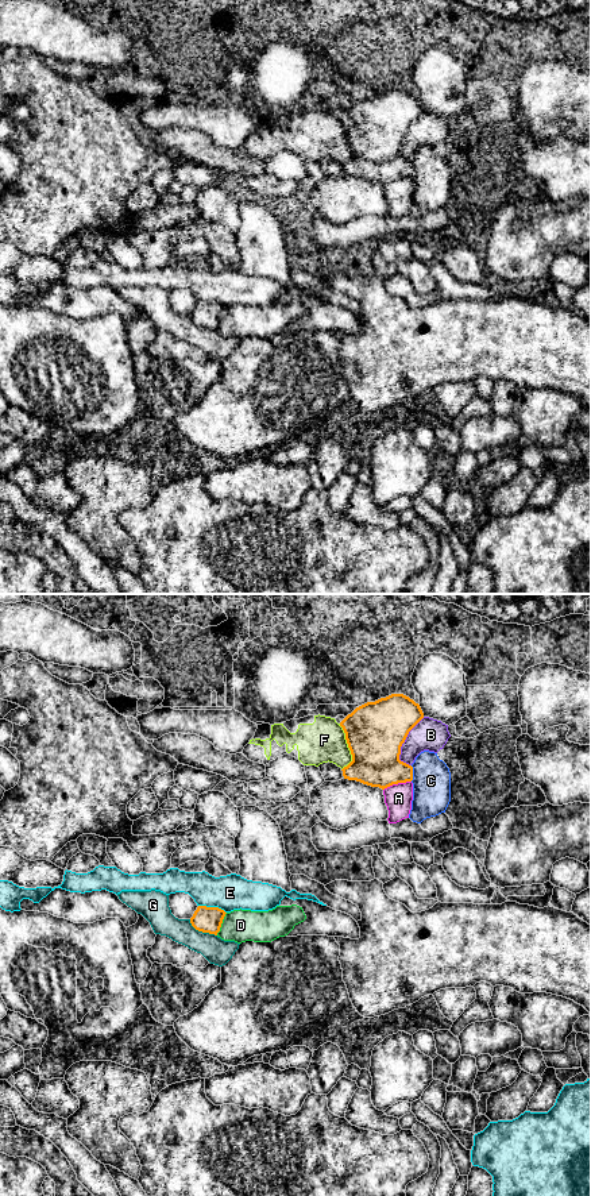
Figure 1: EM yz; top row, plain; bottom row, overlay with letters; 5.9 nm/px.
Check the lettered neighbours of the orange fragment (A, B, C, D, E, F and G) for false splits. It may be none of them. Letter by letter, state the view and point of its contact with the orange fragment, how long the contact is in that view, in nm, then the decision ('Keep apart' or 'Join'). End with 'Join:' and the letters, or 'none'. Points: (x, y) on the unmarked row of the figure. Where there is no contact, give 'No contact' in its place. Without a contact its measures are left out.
A: Touches orange at yz (397, 178). Shared border 180 nm. Keep apart
B: Touches orange at yz (404, 137). Shared border 300 nm. Keep apart
C: Touches orange at yz (412, 169). Shared border 100 nm. Keep apart
D: Touches orange at yz (221, 317). Shared border 150 nm. Keep apart
E: Touches orange at yz (212, 303). Shared border 180 nm. Keep apart
F: Touches orange at yz (348, 142). Shared border 280 nm. Keep apart
G: Touches orange at yz (201, 325). Shared border 190 nm. Keep apart
Join: none

